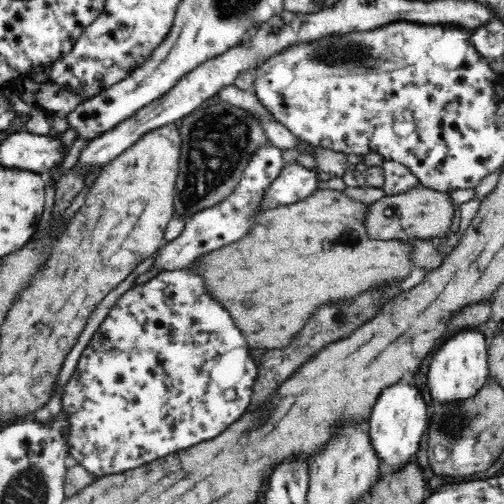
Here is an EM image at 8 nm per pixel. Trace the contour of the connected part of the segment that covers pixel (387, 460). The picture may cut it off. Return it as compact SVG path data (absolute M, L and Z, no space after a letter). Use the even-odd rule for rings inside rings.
M398 380L380 392L371 406L367 428L372 445L381 457L383 471L400 470L404 464L416 459L422 434L427 432L427 422L426 402L416 384Z

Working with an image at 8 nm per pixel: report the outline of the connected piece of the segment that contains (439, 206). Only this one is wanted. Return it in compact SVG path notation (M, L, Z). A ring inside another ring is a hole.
M416 183L404 192L394 196L384 195L367 205L364 227L366 236L372 240L400 240L411 238L432 238L450 232L452 220L452 199L446 192L432 190Z

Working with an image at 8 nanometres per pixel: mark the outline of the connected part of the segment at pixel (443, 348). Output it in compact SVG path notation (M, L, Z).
M479 328L454 332L446 340L442 340L442 344L432 354L430 372L428 372L428 384L430 384L430 390L432 390L433 400L452 402L475 395L481 384L484 384L489 376L488 352L486 338Z

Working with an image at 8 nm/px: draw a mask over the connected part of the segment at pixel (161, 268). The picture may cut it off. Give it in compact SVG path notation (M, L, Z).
M270 141L259 144L245 166L240 182L234 191L216 206L195 212L190 220L184 222L184 230L176 238L165 242L153 252L151 268L158 273L184 270L191 266L200 255L230 244L247 233L254 226L253 216L262 191L280 174L283 165L282 149Z

